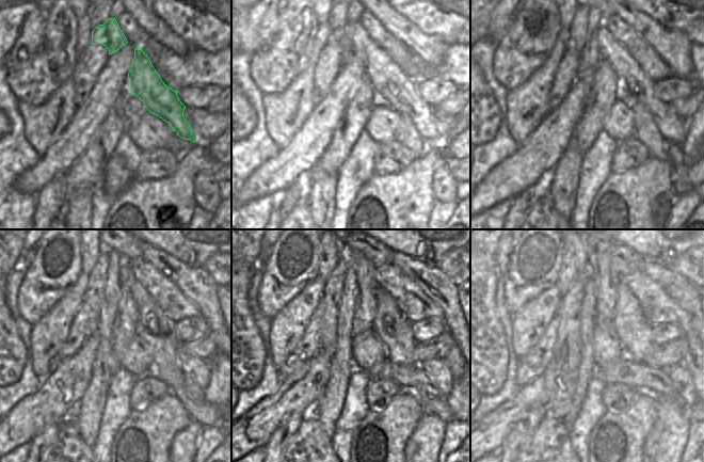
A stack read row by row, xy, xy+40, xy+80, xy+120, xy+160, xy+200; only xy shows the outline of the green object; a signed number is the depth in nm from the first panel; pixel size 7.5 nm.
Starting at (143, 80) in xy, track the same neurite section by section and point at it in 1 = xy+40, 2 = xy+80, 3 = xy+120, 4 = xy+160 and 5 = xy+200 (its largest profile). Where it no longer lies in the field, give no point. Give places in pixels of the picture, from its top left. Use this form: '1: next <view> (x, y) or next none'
1: next xy+40 (392, 88)
2: next xy+80 (673, 129)
3: next xy+120 (198, 369)
4: next xy+160 (437, 369)
5: next xy+200 (684, 388)

